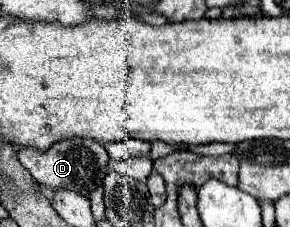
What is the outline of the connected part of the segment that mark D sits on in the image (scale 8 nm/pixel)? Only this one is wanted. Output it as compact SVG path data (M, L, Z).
M94 139L60 141L54 143L48 151L36 151L32 147L26 147L18 151L18 159L40 185L50 187L54 191L68 189L80 195L88 195L94 187L102 185L102 179L106 175L106 165L108 165L106 149Z

